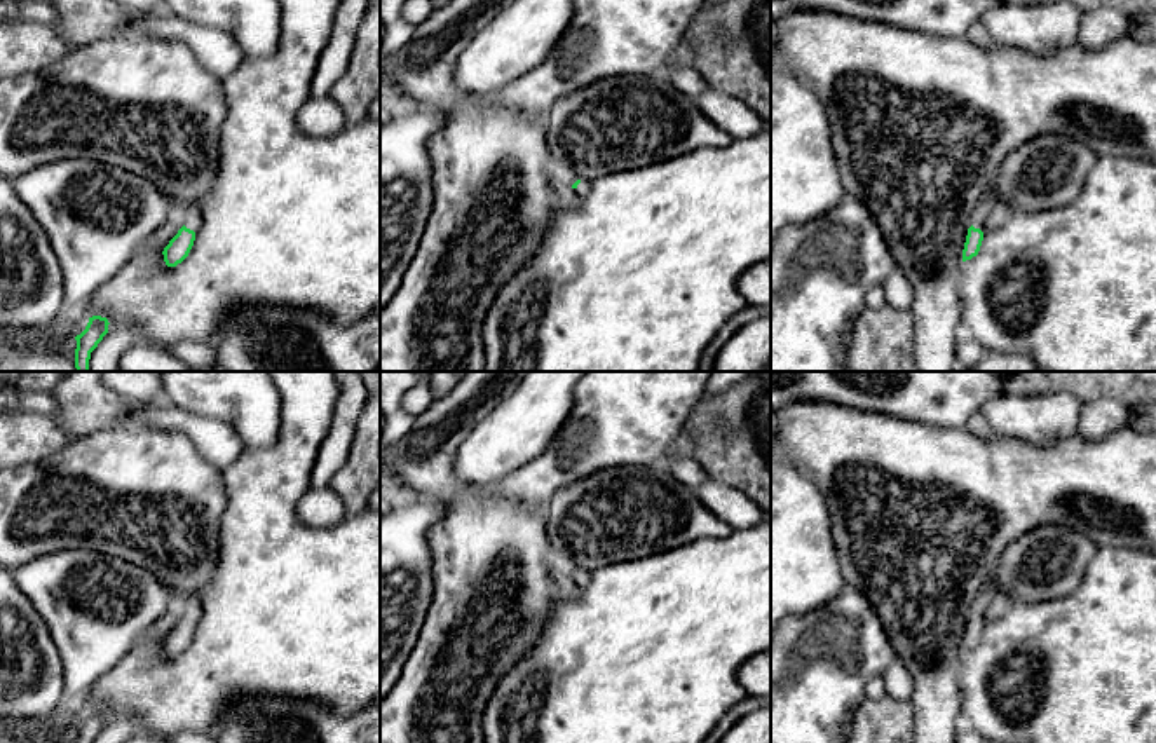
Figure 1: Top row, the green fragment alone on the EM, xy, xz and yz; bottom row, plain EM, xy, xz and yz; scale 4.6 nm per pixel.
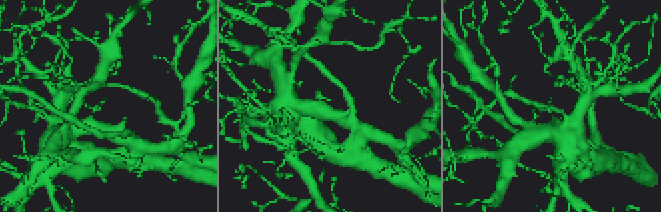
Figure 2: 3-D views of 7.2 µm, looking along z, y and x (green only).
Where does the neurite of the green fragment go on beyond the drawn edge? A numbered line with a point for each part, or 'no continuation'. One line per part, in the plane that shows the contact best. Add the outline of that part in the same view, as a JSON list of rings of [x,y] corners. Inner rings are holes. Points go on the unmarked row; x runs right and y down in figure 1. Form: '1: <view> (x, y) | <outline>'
1: xy (192, 607) | [[[195,598],[185,602],[185,617],[197,623],[202,614],[202,603]]]

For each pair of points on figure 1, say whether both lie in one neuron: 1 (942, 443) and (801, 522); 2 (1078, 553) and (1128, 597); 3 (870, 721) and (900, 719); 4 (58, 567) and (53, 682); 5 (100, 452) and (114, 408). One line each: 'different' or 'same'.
1: different
2: different
3: same
4: different
5: different

